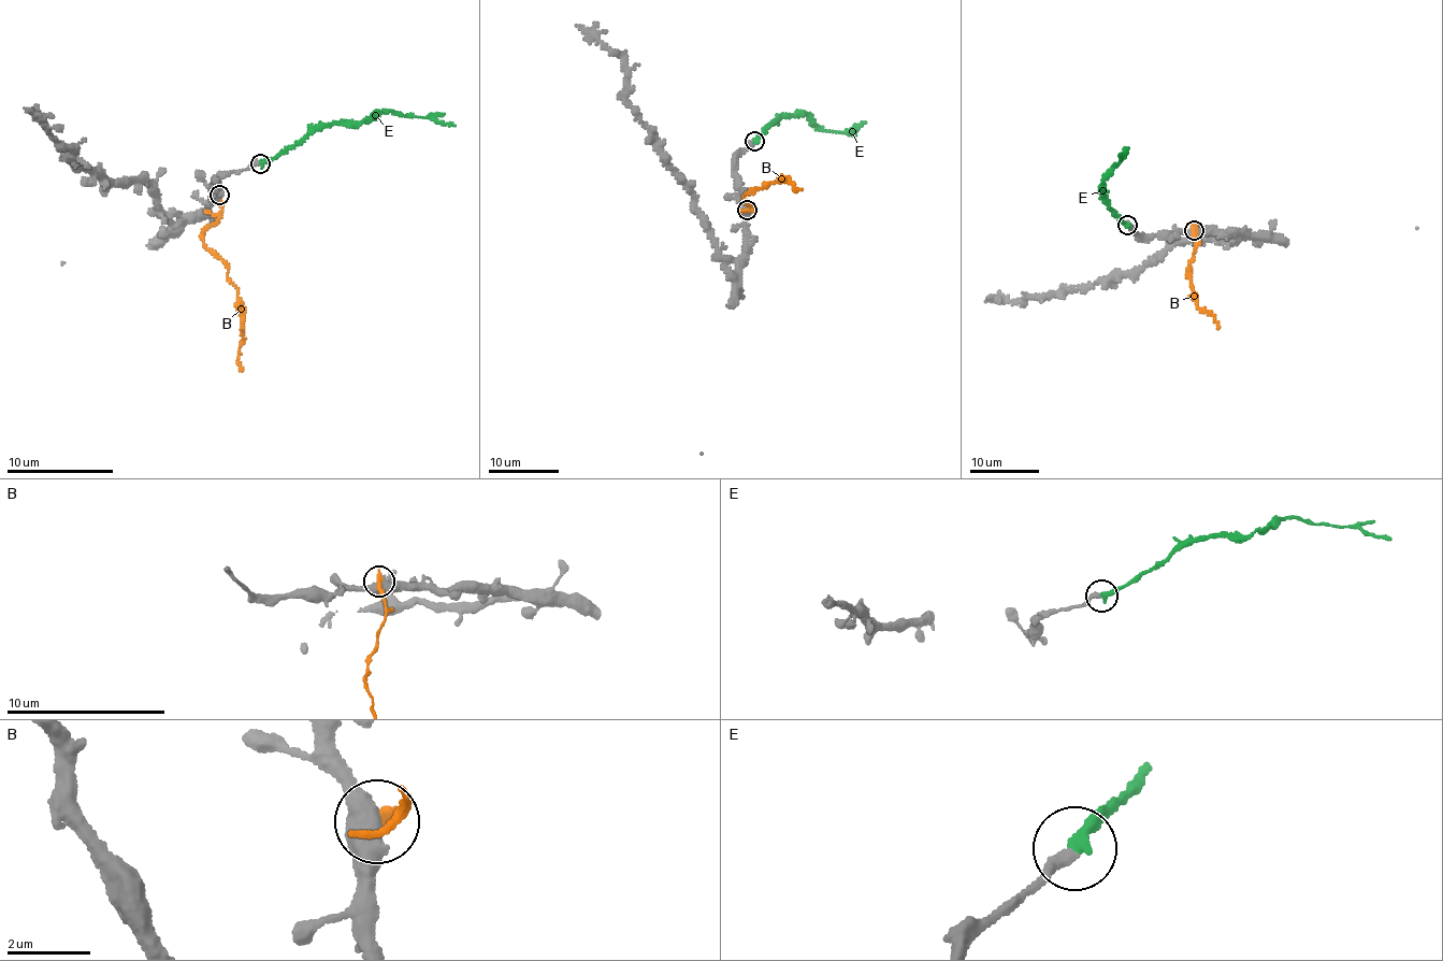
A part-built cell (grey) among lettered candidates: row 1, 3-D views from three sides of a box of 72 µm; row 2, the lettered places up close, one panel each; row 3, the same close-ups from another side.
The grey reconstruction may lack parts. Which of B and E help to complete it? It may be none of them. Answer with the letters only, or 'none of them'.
E

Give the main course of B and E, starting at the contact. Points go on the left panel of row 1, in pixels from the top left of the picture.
B: (220, 196), (219, 219), (204, 231), (203, 244), (225, 264), (227, 281), (237, 291), (242, 371)
E: (259, 163), (327, 124), (357, 125), (389, 111), (455, 125)

